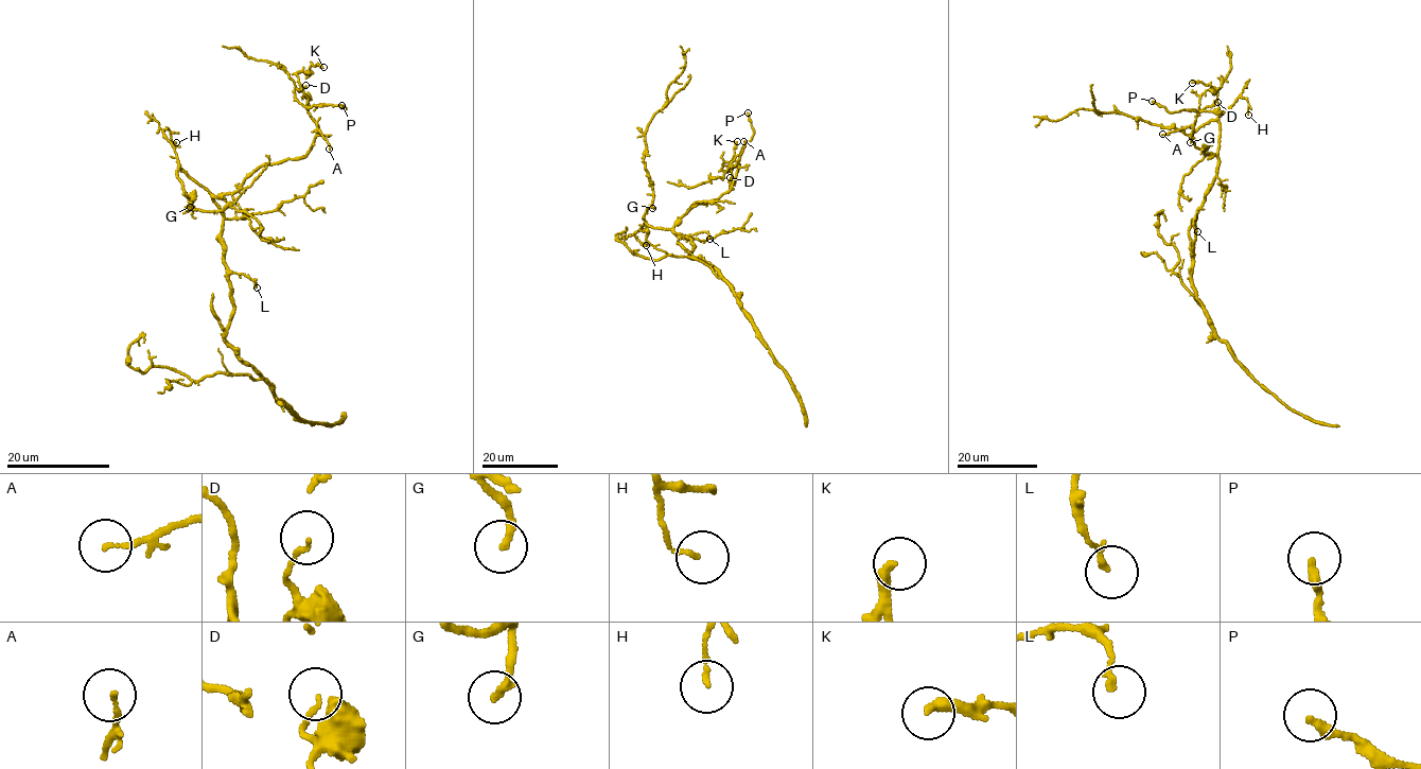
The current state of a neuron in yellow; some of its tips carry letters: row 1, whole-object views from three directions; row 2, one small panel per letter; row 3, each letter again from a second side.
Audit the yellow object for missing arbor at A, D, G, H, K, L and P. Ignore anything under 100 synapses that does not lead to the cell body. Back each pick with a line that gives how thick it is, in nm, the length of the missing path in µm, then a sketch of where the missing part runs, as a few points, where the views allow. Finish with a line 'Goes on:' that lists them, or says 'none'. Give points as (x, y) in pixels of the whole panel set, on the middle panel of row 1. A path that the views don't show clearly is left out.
Goes on: none

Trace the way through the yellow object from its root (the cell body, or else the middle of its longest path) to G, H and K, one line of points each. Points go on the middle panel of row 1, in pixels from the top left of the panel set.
G: (683, 238), (668, 228), (648, 225), (643, 215), (647, 208), (652, 208)
H: (683, 238), (672, 230), (646, 223), (634, 236), (641, 245), (646, 245)
K: (683, 238), (672, 228), (690, 206), (731, 187), (738, 165), (722, 168), (730, 167), (737, 141)

